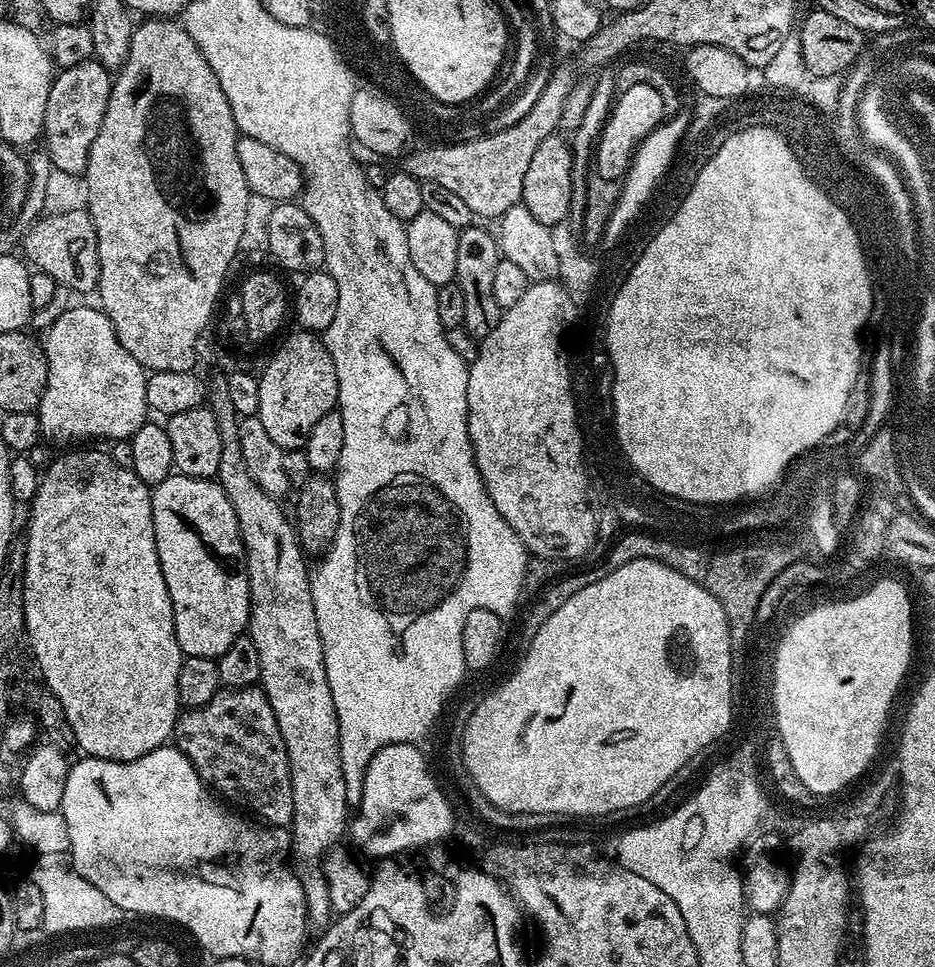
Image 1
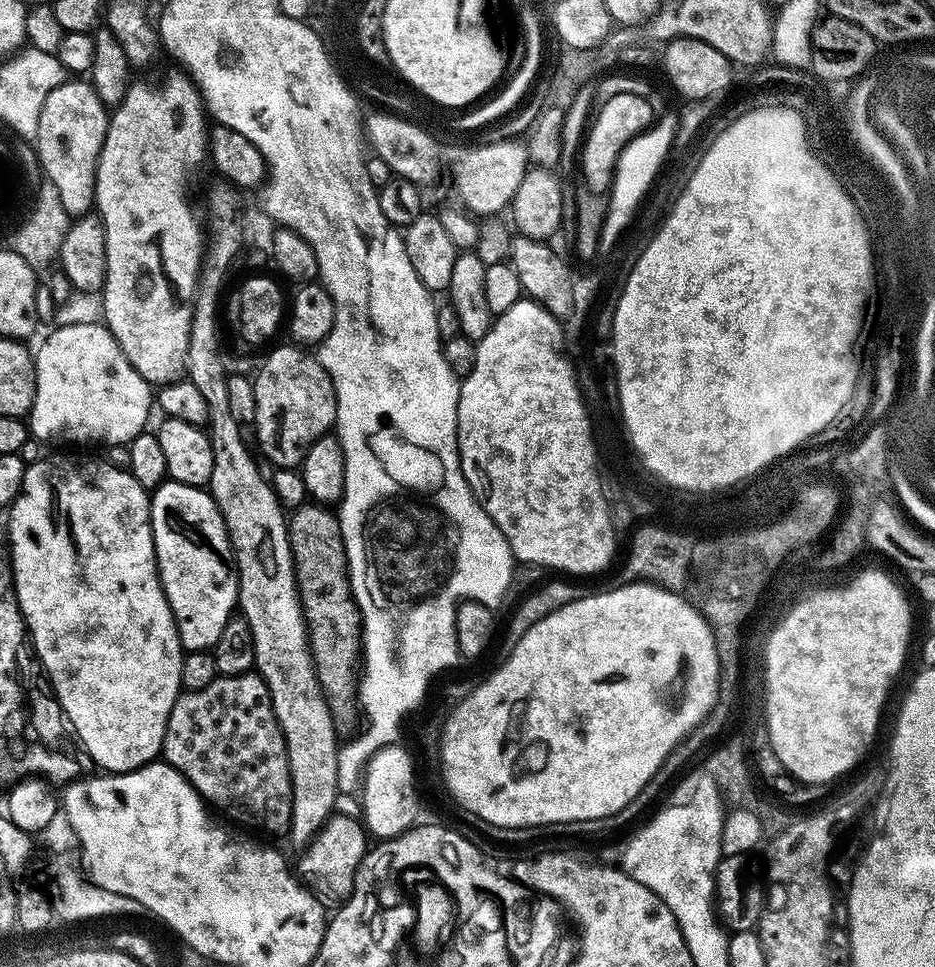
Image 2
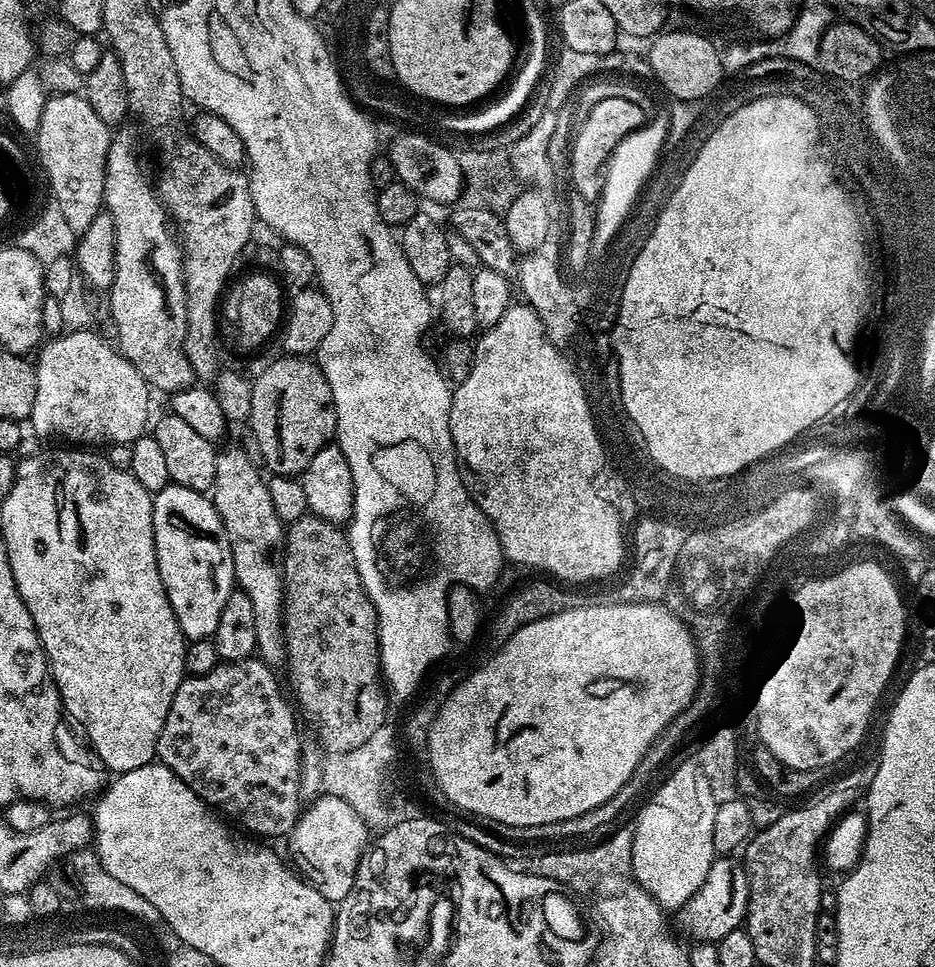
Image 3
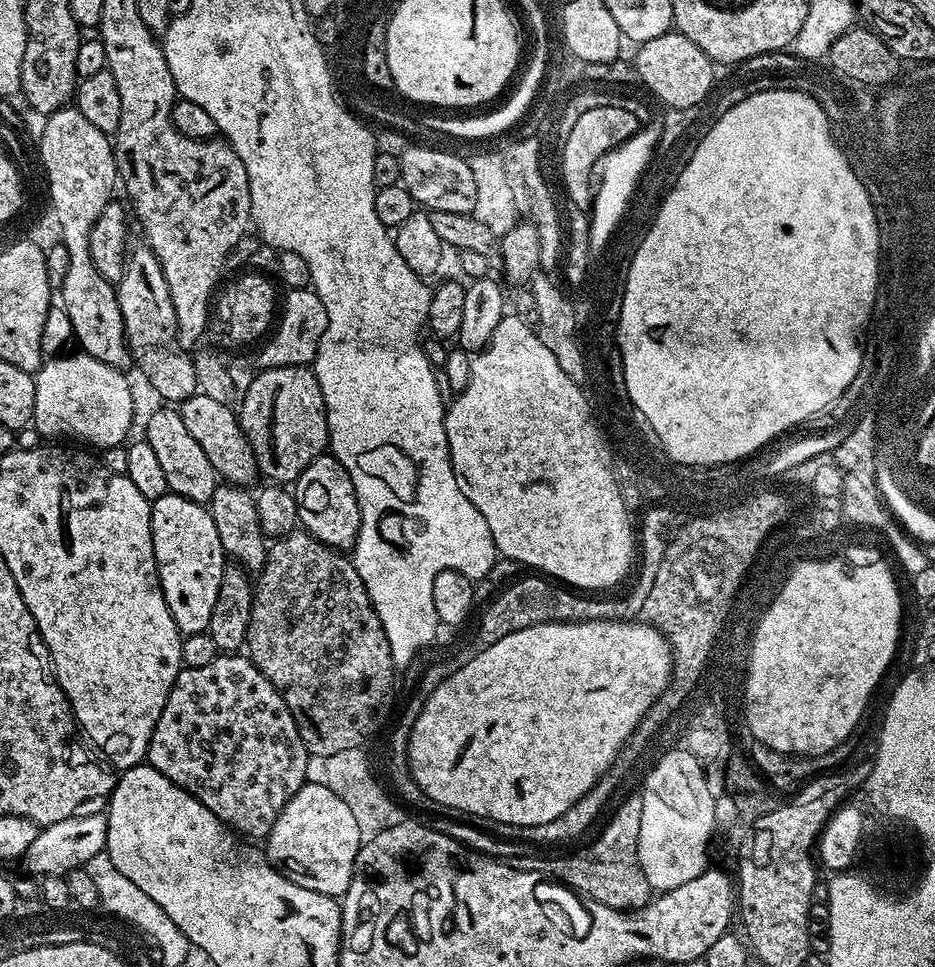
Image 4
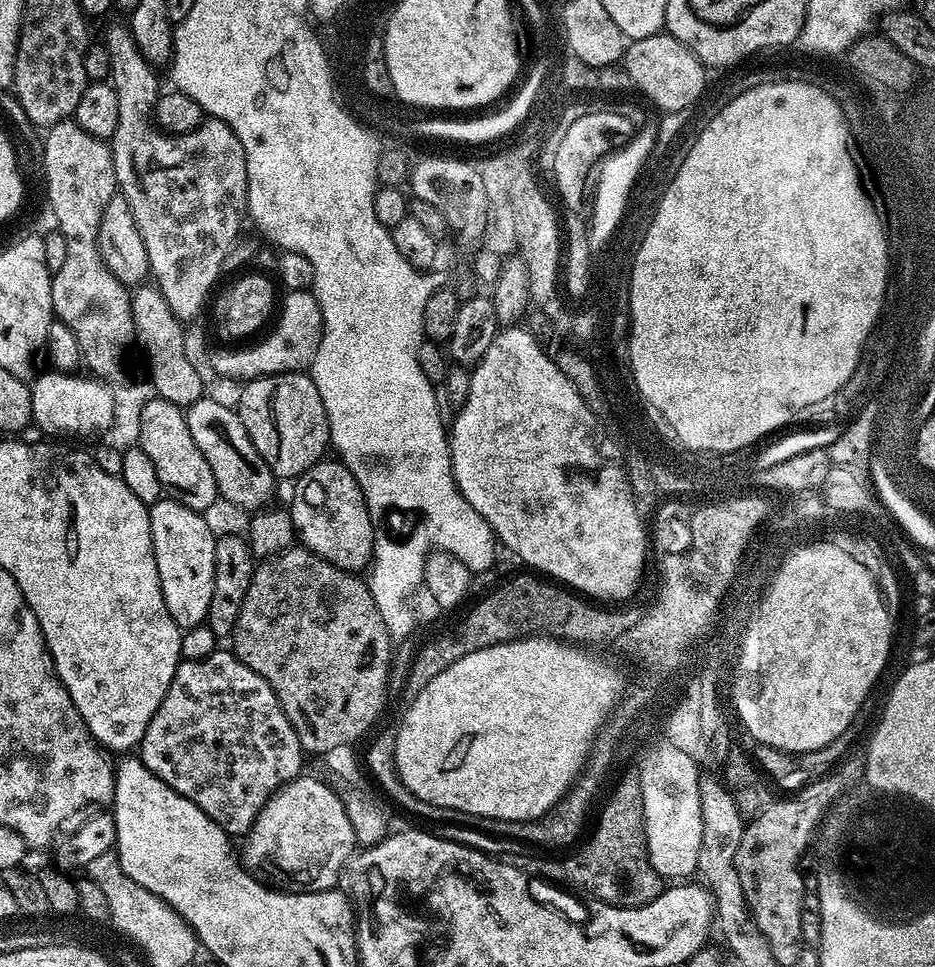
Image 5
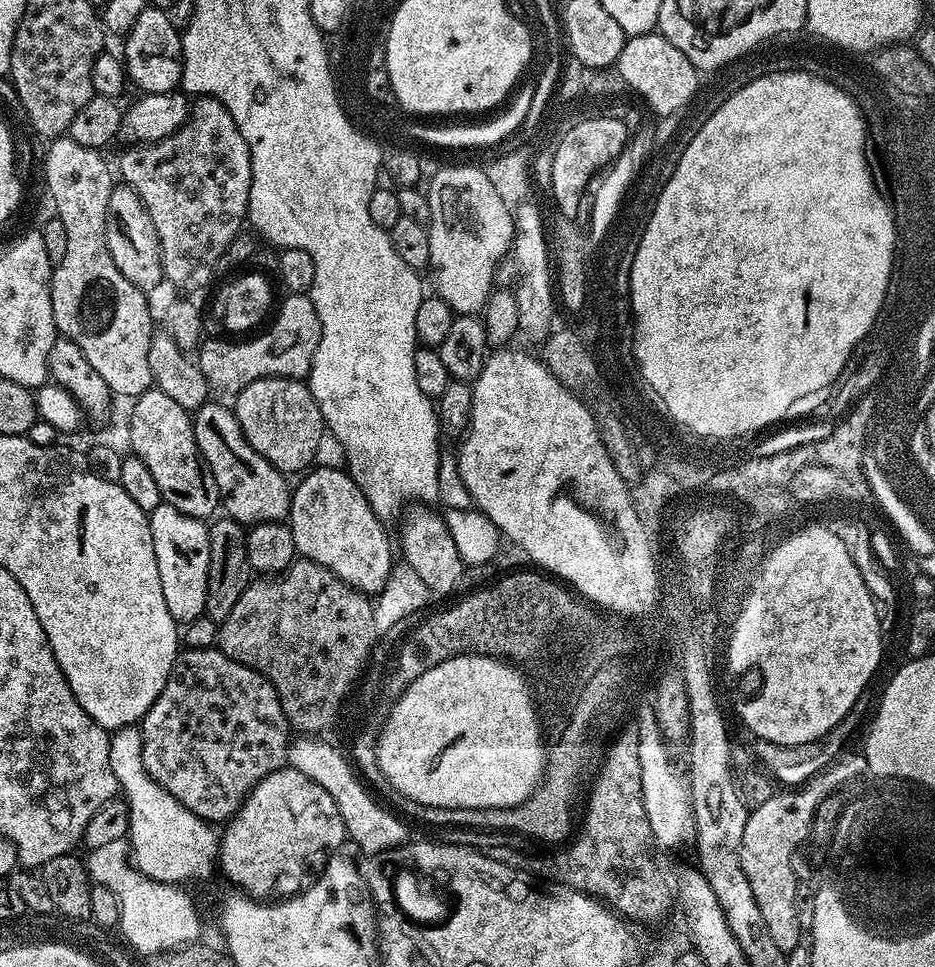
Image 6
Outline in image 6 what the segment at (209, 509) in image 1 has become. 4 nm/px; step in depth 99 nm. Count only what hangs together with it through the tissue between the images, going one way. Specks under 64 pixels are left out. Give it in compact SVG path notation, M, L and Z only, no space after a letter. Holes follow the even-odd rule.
M163 502L150 513L148 521L154 538L154 558L158 558L158 578L162 578L166 610L170 610L177 625L194 622L194 618L204 615L206 606L206 582L210 570L208 524Z

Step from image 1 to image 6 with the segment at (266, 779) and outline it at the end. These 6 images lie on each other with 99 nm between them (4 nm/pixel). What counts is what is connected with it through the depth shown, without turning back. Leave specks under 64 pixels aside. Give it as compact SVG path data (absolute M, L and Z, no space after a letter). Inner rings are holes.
M217 647L184 648L177 655L175 666L170 670L170 678L166 678L166 686L162 686L162 694L158 694L154 706L150 706L150 710L139 725L139 730L142 734L142 762L144 768L150 774L150 778L154 778L154 782L158 782L165 788L186 810L190 810L197 818L205 822L213 822L212 820L227 822L231 820L245 798L248 797L253 786L262 778L266 778L272 772L277 772L288 763L288 746L290 743L288 732L290 733L290 725L286 714L282 710L274 686L265 676L258 674L252 668L234 662L229 656L222 654Z

